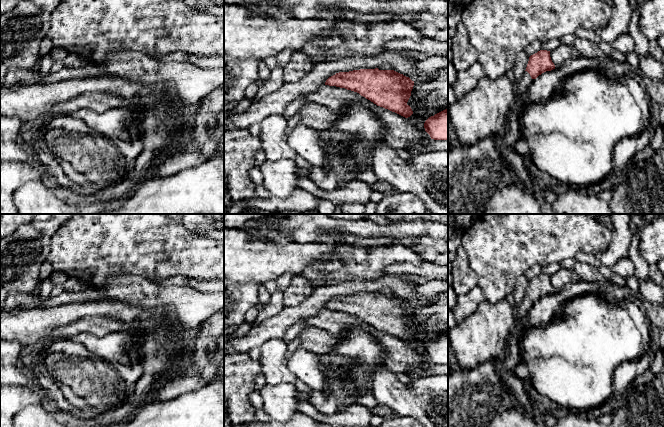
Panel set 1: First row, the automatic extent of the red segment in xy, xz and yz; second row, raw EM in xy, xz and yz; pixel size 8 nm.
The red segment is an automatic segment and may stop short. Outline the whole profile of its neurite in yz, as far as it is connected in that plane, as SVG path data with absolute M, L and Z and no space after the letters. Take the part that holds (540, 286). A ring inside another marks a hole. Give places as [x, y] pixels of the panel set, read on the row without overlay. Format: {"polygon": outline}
{"polygon": "M540 274L531 279L521 305L515 309L517 321L522 323L534 303L553 293L555 293L555 289L551 284L550 275Z"}

